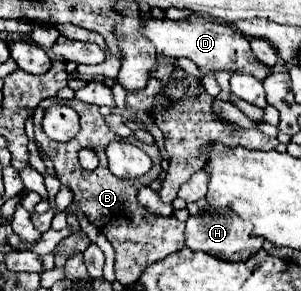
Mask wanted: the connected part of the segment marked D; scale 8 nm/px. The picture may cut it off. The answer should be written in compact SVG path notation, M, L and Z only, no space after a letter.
M188 16L182 20L168 20L168 18L146 18L144 24L140 26L140 34L144 38L148 38L156 52L164 58L180 58L186 56L190 58L200 70L204 72L238 72L238 74L252 74L258 80L264 80L266 76L272 74L272 70L268 66L262 66L252 54L250 54L250 42L248 38L244 38L242 34L238 34L236 30L218 24L218 22L210 22L206 18L196 18L196 16Z

